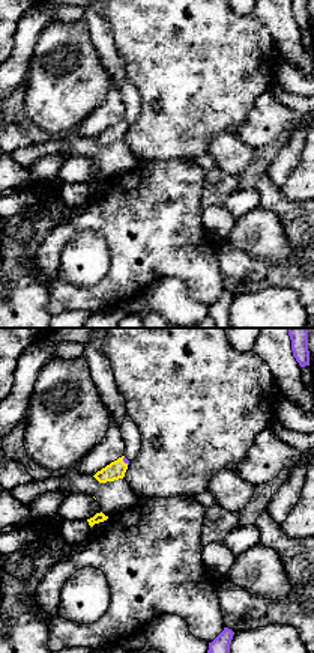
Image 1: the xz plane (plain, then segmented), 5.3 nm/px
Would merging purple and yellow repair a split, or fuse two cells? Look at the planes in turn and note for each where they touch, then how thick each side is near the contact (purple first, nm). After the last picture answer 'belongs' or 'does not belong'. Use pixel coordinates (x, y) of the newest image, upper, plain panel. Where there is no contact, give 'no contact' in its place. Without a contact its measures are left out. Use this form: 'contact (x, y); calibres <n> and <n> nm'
contact (123, 124); calibres 20 and 100 nm

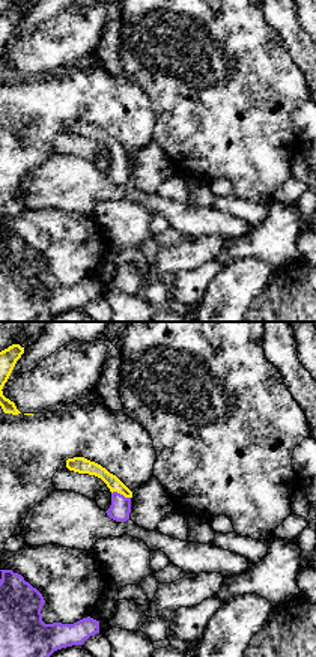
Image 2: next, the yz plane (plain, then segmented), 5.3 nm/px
contact (119, 157); calibres 120 and 80 nm

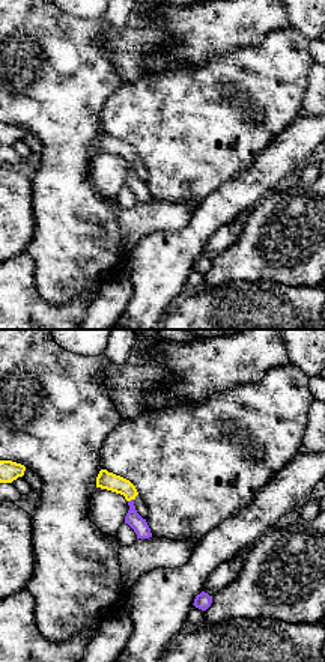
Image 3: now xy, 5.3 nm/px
contact (131, 163); calibres 90 and 100 nm

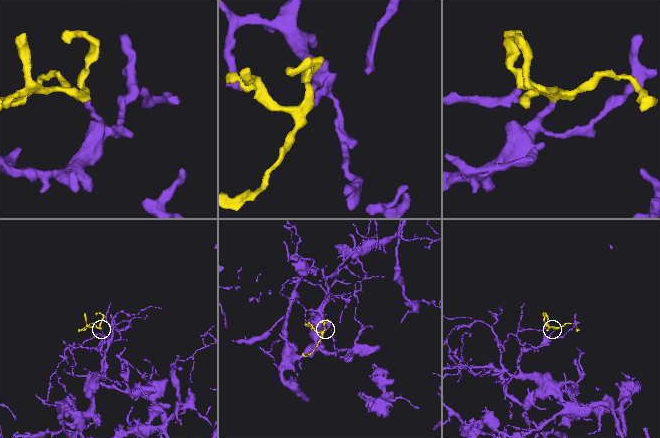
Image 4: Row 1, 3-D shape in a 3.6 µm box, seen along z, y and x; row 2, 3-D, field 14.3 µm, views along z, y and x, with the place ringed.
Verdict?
belongs

